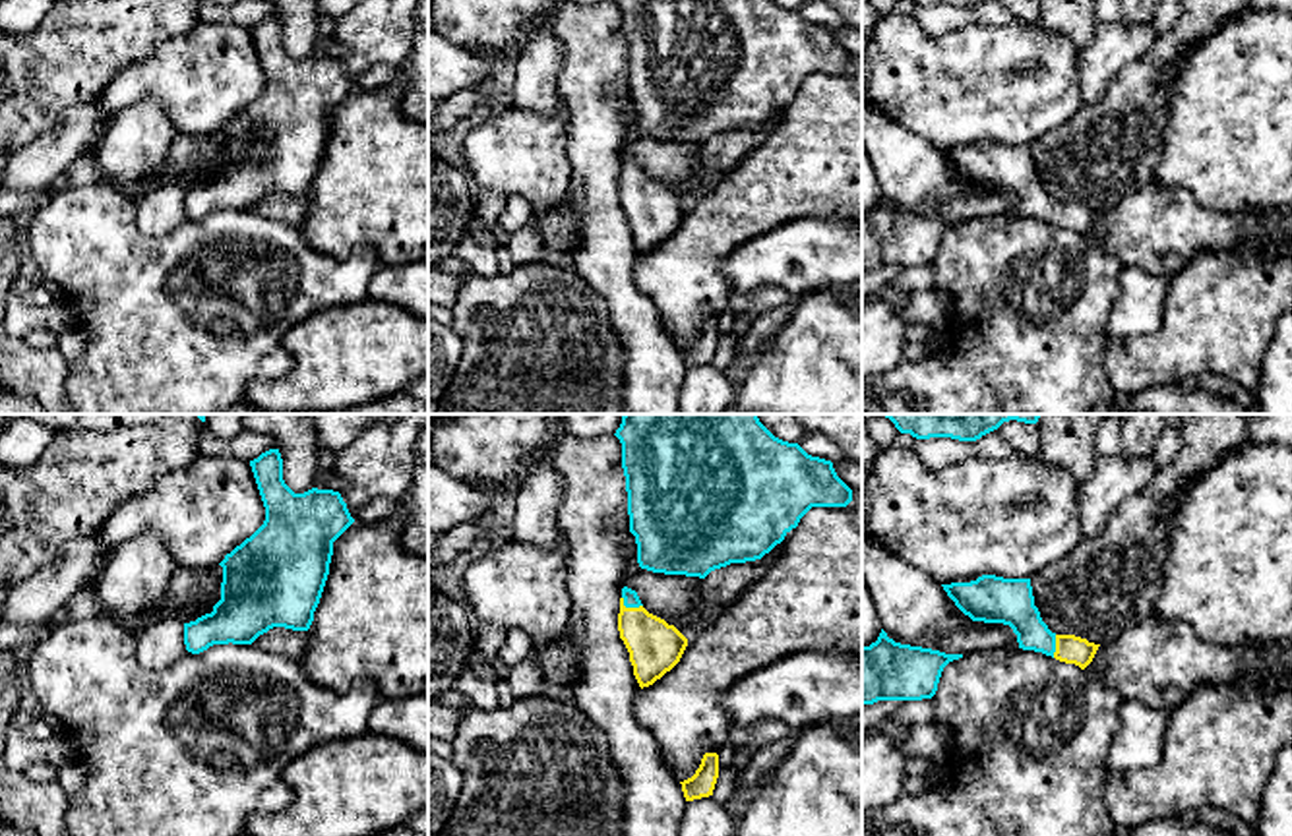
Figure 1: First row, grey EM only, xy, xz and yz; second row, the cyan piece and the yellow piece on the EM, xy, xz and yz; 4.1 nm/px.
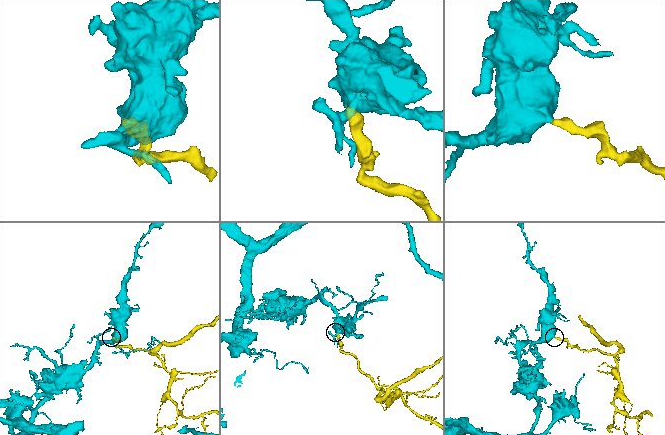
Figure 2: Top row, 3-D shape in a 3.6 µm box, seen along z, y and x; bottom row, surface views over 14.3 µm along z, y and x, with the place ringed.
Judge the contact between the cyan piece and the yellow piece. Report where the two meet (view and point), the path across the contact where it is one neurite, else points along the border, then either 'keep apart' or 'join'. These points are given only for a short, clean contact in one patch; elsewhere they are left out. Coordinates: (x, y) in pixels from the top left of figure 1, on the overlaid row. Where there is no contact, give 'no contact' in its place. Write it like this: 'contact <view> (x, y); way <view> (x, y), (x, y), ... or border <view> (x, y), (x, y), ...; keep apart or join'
contact xz (630, 606); way xz (630, 597), (630, 606), (636, 626), (655, 647); join

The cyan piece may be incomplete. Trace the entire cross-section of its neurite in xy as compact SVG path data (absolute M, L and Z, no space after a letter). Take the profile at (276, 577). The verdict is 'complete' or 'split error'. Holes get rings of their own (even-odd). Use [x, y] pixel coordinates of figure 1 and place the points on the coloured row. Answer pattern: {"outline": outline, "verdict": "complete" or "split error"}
{"outline": "M279 449L250 461L263 507L263 524L219 563L221 600L211 613L184 623L184 644L200 654L213 644L252 644L273 627L308 631L320 604L333 555L333 542L354 522L339 492L312 488L294 493L283 480Z", "verdict": "complete"}

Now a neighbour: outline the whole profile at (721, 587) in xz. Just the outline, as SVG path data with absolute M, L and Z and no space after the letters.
M783 542L761 559L730 563L711 571L703 579L703 592L693 610L693 617L690 621L678 623L676 629L686 639L692 639L701 627L709 625L715 617L724 613L752 582L763 577L781 552Z

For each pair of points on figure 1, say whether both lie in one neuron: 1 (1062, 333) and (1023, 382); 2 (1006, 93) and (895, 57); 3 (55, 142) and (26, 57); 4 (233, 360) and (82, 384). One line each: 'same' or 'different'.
1: same
2: same
3: different
4: same

